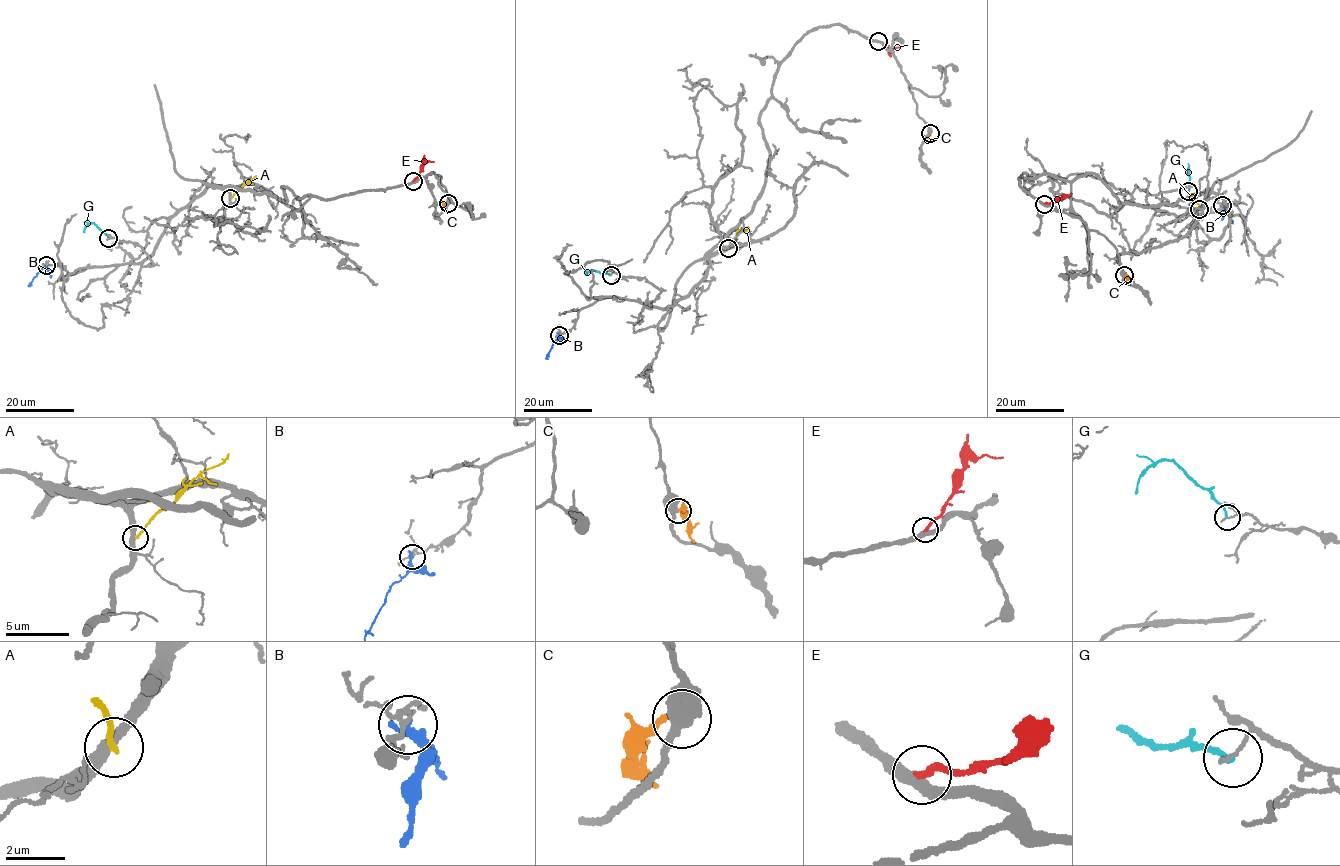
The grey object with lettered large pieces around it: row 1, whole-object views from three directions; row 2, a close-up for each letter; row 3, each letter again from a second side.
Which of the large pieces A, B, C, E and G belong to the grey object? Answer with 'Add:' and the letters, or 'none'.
Add: none

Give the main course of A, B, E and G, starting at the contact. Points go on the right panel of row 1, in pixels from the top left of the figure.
A: (1199, 209), (1193, 194)
B: (1222, 205), (1231, 222)
E: (1045, 204), (1071, 194)
G: (1188, 191), (1189, 168), (1187, 173)

